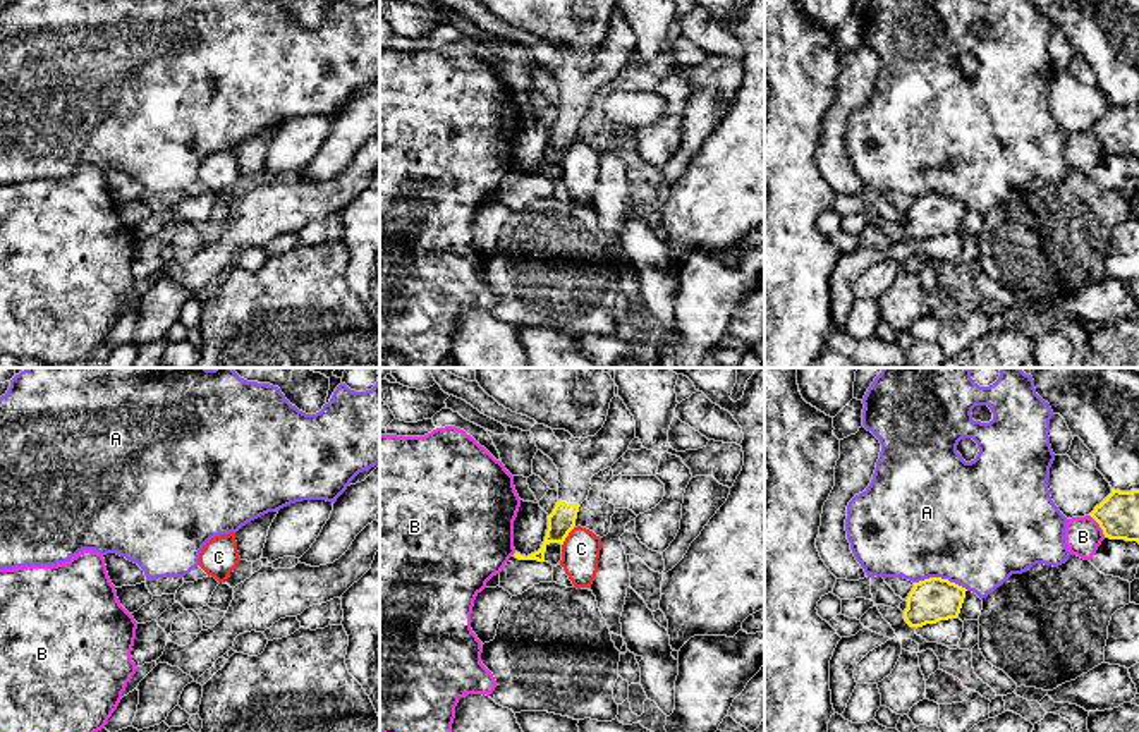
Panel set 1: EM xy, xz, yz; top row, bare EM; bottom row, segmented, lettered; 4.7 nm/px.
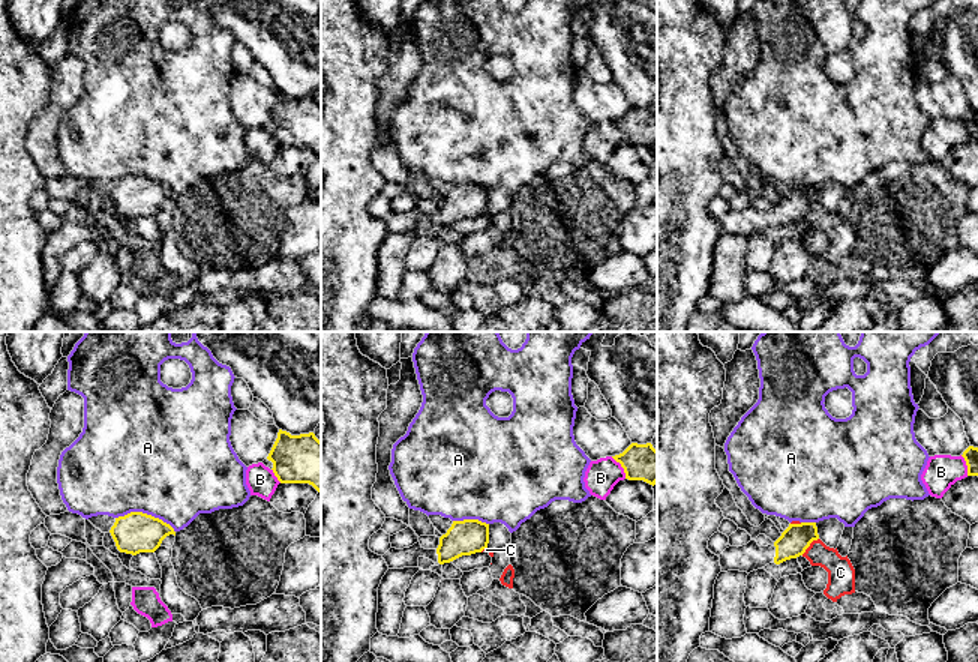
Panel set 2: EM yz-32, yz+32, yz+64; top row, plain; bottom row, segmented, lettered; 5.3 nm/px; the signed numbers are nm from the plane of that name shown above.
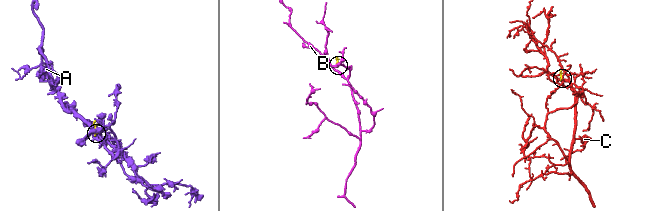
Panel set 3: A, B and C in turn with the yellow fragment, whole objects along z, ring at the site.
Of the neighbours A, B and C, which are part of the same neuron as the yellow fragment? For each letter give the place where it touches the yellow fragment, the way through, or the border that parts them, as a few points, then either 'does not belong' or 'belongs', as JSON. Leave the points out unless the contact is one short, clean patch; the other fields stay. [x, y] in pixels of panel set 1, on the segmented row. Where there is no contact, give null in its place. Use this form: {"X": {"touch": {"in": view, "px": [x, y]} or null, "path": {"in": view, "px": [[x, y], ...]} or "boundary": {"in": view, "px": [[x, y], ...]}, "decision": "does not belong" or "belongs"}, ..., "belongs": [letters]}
{"A": {"touch": {"in": "yz", "px": [942, 579]}, "decision": "does not belong"}, "B": {"touch": {"in": "yz", "px": [1100, 526]}, "decision": "does not belong"}, "C": {"touch": {"in": "xz", "px": [567, 535]}, "boundary": {"in": "xz", "px": [[574, 528], [562, 545]]}, "decision": "does not belong"}, "belongs": []}

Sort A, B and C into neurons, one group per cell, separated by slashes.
A / B / C

